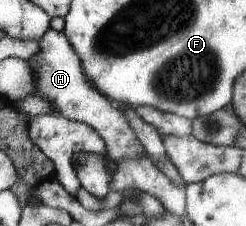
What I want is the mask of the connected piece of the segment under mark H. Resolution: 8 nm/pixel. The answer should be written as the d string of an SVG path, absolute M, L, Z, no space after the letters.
M50 29L40 40L40 53L36 57L35 62L30 62L34 69L34 77L36 77L36 94L48 101L52 101L52 107L57 115L62 115L66 119L72 121L80 121L90 125L104 143L106 143L106 151L108 158L120 163L124 157L148 158L144 157L147 153L140 141L134 135L134 129L130 127L126 115L122 113L122 109L114 103L110 103L108 98L101 95L94 87L88 85L84 73L82 73L82 61L74 52L72 43L68 41L68 37L64 36L63 31L54 31Z

